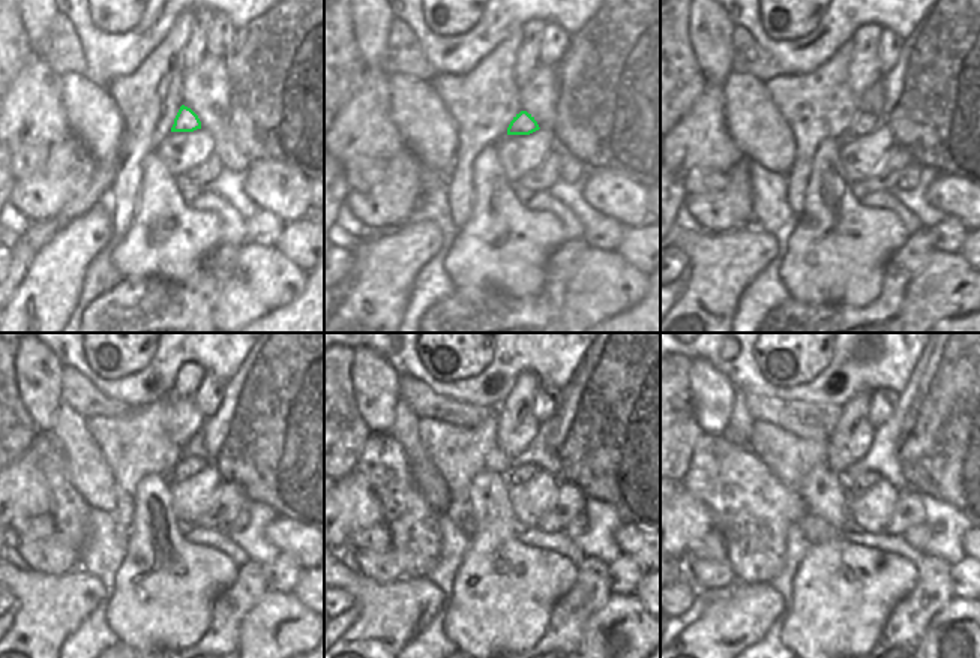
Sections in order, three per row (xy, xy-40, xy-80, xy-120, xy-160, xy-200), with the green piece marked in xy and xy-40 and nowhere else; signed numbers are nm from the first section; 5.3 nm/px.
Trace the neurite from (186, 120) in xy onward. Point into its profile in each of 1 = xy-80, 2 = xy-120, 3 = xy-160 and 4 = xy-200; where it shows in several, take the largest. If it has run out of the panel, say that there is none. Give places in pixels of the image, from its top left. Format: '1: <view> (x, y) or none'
1: xy-80 (863, 123)
2: xy-120 (186, 466)
3: xy-160 (521, 474)
4: xy-200 (860, 483)

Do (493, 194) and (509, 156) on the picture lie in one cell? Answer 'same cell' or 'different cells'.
different cells

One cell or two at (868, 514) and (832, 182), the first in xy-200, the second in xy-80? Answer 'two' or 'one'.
two

